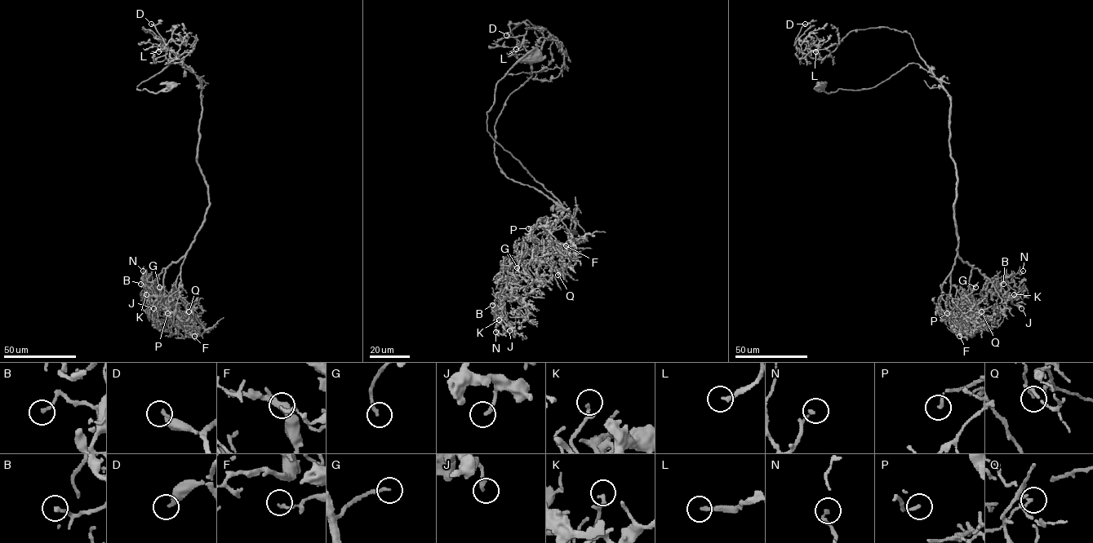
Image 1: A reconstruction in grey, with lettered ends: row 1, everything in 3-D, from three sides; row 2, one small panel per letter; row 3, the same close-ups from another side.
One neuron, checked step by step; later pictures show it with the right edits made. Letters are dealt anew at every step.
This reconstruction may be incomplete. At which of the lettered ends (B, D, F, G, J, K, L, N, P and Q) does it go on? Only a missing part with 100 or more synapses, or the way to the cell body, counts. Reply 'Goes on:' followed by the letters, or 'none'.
Goes on: L

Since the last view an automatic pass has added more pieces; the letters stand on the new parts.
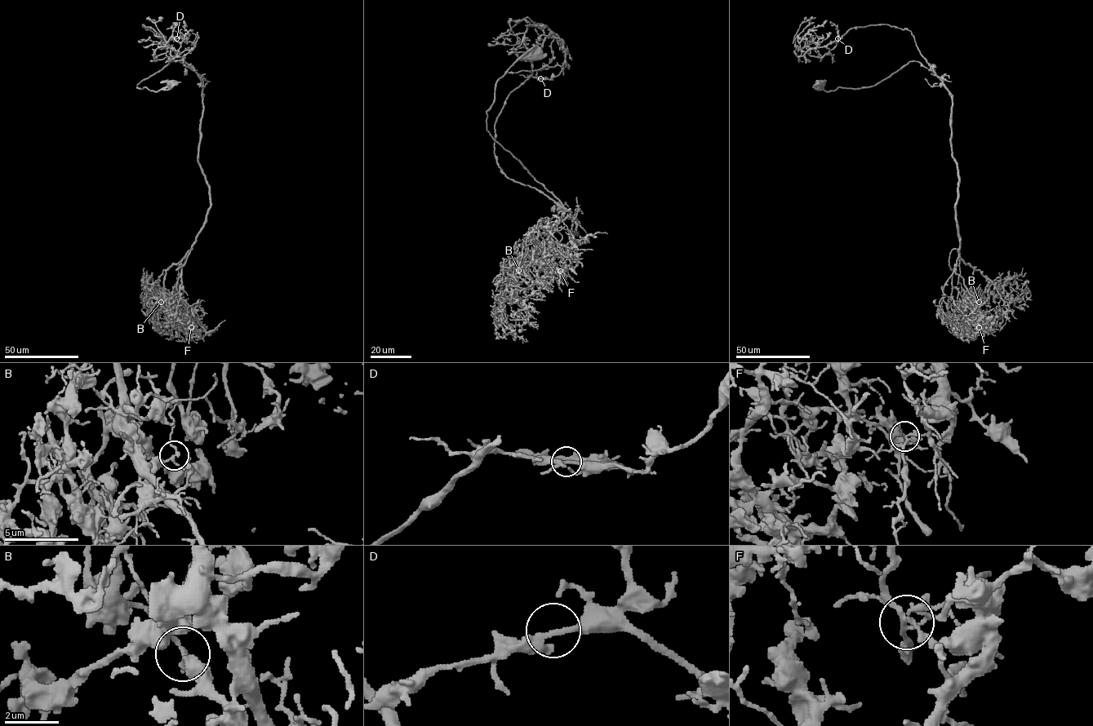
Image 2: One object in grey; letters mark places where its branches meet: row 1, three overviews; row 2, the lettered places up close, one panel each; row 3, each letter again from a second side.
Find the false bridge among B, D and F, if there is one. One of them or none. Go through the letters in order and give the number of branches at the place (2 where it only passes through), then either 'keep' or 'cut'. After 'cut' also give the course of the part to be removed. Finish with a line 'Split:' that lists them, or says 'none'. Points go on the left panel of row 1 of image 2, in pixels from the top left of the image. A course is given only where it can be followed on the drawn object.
B: branches 2; cut; course (161, 301), (165, 306), (175, 302), (183, 264), (176, 269), (192, 249), (181, 262), (176, 284)
D: branches 2; keep
F: branches 6; keep
Split: B

